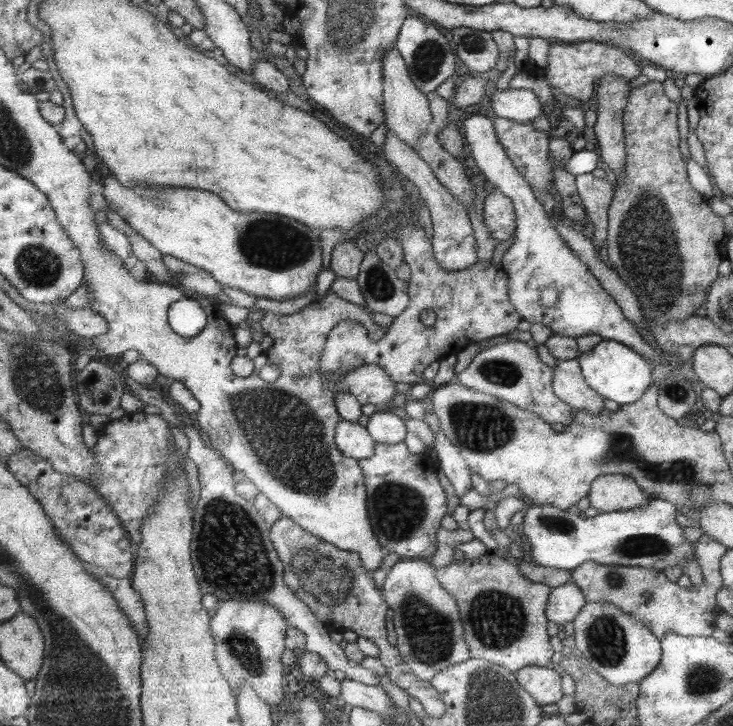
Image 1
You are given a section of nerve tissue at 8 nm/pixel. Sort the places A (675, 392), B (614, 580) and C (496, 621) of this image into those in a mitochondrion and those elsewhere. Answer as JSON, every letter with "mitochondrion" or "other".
{"A":"mitochondrion","B":"mitochondrion","C":"mitochondrion"}

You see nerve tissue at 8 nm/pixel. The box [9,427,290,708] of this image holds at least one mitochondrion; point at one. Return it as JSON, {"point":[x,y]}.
{"point":[229,550]}

